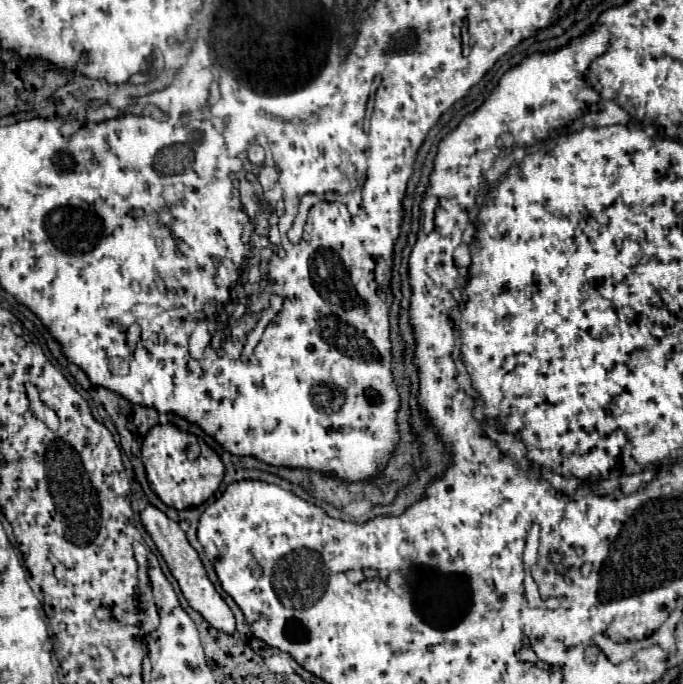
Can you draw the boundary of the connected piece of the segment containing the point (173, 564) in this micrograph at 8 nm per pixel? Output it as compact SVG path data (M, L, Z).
M148 505L144 511L142 511L142 523L146 527L146 531L150 533L152 541L156 543L160 555L164 557L168 569L172 571L174 579L178 581L180 589L182 589L182 595L186 597L186 601L192 605L192 609L196 609L212 627L224 631L224 633L234 633L236 631L236 623L234 623L234 613L232 609L226 605L226 601L220 597L220 593L214 589L212 581L208 579L208 573L198 557L198 553L194 551L194 547L188 543L186 539L186 533L178 527L176 521L168 519L160 509Z

